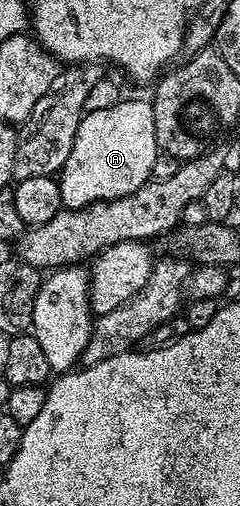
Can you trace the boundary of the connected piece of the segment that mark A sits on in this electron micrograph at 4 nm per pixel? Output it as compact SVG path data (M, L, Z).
M122 97L110 108L86 111L80 121L80 129L76 129L76 141L72 145L72 153L68 153L68 161L62 166L58 179L63 208L89 207L92 203L104 203L108 199L136 193L136 189L140 189L140 185L150 182L152 165L159 154L154 105L149 98L128 99L128 97Z

